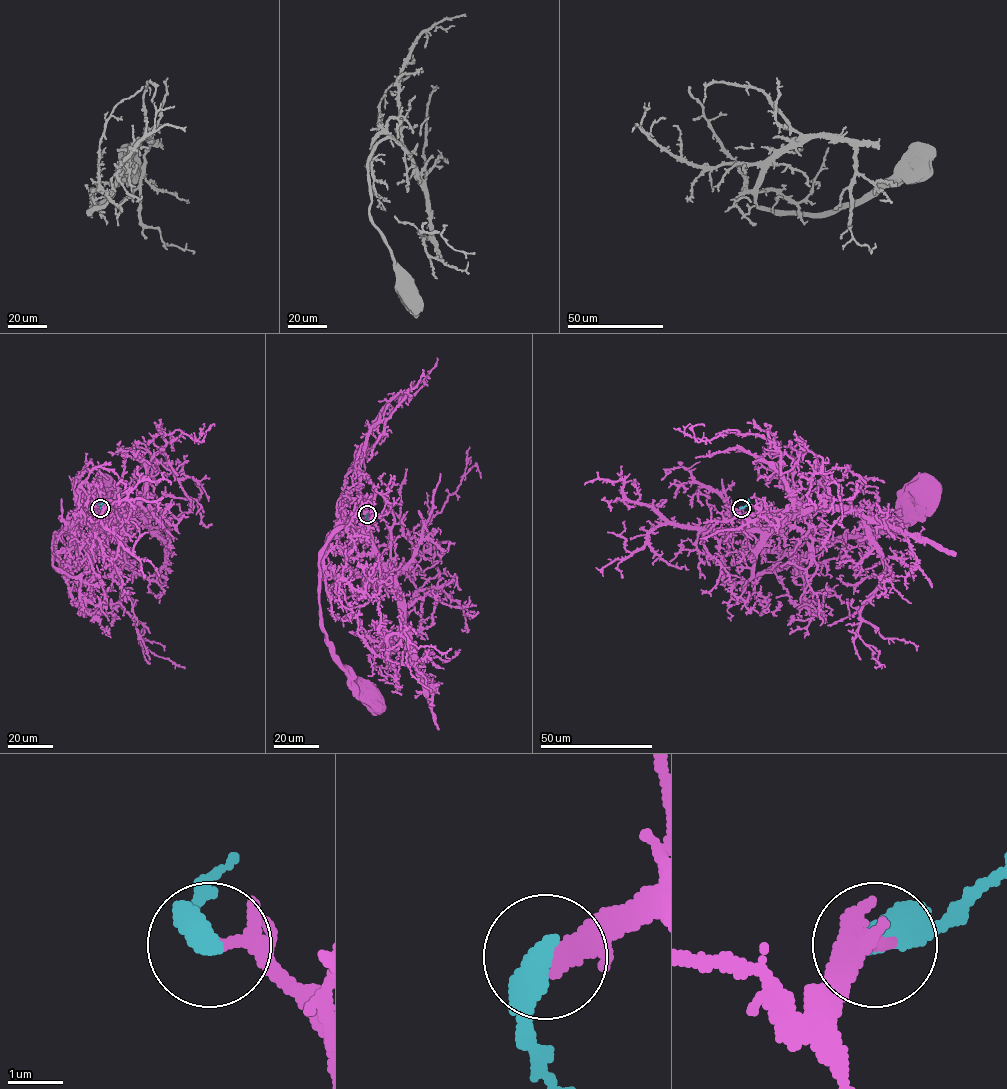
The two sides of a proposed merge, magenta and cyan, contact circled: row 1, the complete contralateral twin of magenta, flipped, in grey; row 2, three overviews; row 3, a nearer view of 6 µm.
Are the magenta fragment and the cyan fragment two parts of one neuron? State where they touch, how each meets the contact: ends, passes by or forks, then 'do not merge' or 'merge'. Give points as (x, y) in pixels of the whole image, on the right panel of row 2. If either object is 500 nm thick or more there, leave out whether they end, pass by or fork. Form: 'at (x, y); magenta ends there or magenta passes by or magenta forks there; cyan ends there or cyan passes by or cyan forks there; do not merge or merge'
at (741, 508); merge

